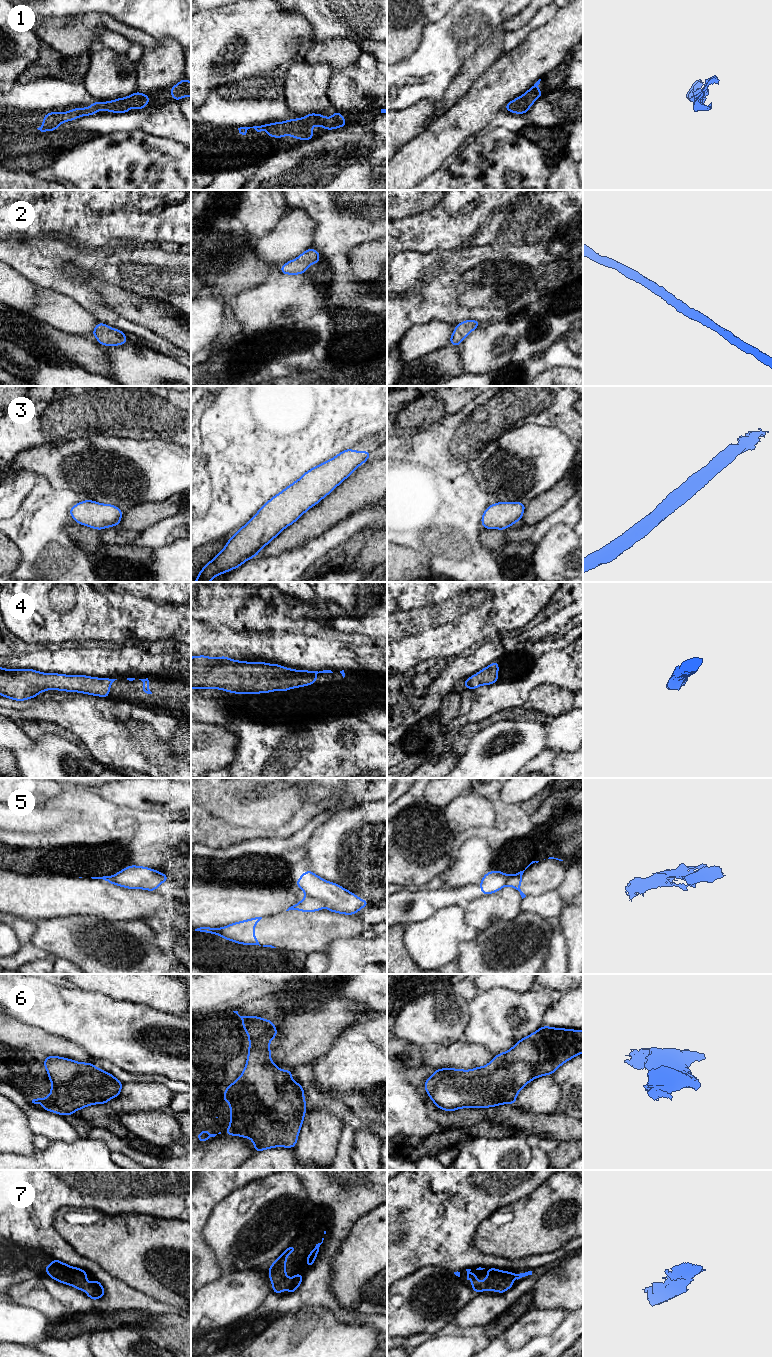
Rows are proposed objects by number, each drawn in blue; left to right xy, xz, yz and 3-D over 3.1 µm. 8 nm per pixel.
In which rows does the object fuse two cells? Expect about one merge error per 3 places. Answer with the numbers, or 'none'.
5

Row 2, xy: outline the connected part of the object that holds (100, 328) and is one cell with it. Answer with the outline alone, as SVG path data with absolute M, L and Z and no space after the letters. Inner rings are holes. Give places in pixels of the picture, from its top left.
M98 322L92 332L92 336L97 338L101 345L117 346L127 343L126 334L119 329L112 329L108 325Z

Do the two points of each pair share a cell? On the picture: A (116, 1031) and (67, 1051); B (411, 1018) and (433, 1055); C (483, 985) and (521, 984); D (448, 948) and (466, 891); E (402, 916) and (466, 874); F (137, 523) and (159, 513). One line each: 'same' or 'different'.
A: different
B: different
C: same
D: different
E: same
F: same

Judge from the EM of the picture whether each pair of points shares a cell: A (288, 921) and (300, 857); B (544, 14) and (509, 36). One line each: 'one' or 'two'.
A: two
B: one

